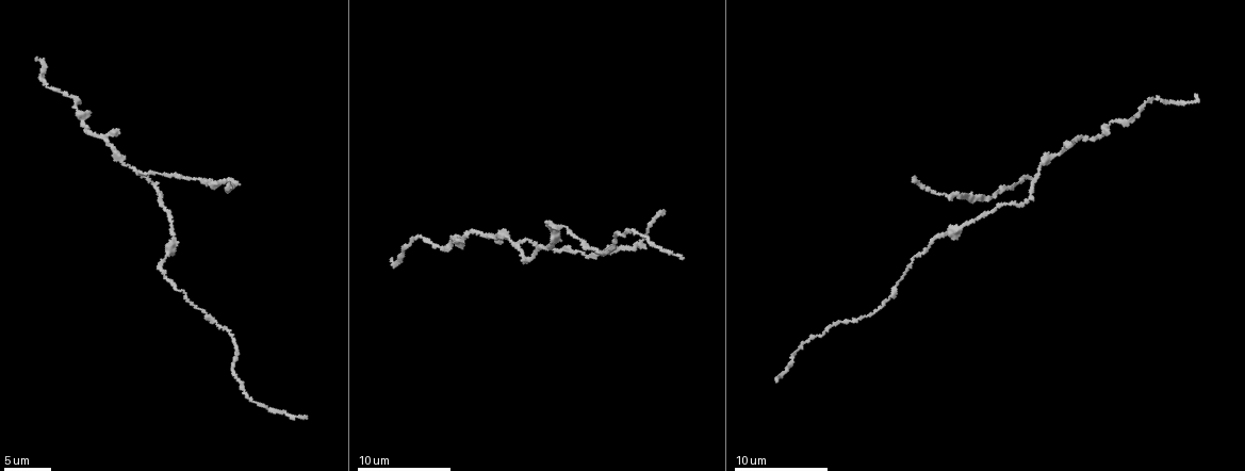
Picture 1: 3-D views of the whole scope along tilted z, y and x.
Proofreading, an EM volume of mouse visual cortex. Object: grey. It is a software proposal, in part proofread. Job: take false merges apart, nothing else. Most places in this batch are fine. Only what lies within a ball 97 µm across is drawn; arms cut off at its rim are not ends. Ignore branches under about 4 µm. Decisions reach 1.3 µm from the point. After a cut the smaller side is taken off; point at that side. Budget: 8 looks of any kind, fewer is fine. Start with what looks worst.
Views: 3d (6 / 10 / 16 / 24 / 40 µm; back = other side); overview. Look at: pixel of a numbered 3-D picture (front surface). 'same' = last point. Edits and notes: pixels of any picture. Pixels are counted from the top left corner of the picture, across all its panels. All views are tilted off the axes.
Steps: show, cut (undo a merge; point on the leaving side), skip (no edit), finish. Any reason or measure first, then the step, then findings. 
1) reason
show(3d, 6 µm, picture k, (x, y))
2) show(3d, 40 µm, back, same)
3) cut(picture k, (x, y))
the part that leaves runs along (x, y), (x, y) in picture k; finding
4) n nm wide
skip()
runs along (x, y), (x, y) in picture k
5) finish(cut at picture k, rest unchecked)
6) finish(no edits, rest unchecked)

thin arm on a thick one
show(3d, 10 µm, picture 1, (518, 245))

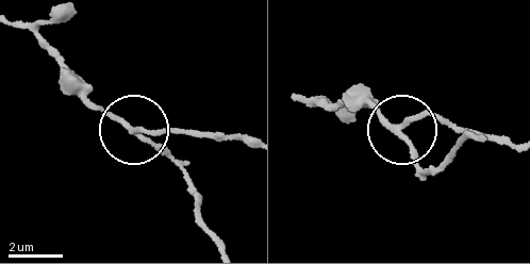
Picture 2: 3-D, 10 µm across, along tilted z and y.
cut(picture 2, (433, 115))
the part that leaves runs along (132, 129), (247, 142) in picture 2; two neurons meet here

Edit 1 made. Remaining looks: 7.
narrows sharply
show(3d, 10 µm, picture 1, (1114, 123))

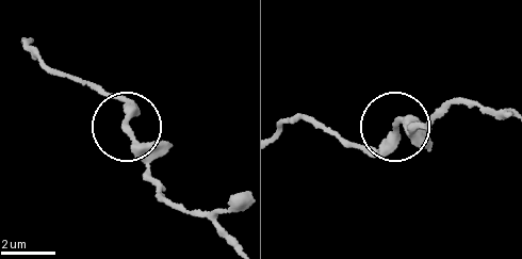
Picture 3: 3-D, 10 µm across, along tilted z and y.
230 nm wide
skip()
runs along (500, 113), (458, 102), (349, 148) in picture 3; all the same neuron

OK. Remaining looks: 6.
show(3d, 16 µm, picture 1, (969, 220))

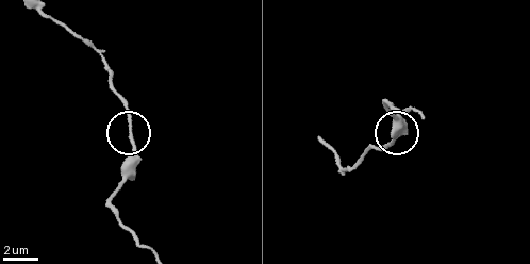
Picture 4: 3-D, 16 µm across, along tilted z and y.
side arm 35 µm
skip()
continuous, no second neuron

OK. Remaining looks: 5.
calibre changes
show(3d, 16 µm, picture 1, (888, 300))

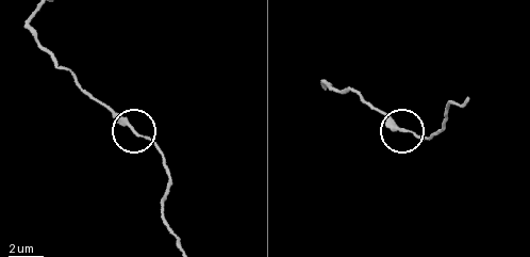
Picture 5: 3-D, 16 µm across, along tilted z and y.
skip()
runs along (32, 17), (32, 28), (60, 65), (163, 154) in picture 5; one neuron here

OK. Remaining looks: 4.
finish(cut at picture 2, rest unchecked)

